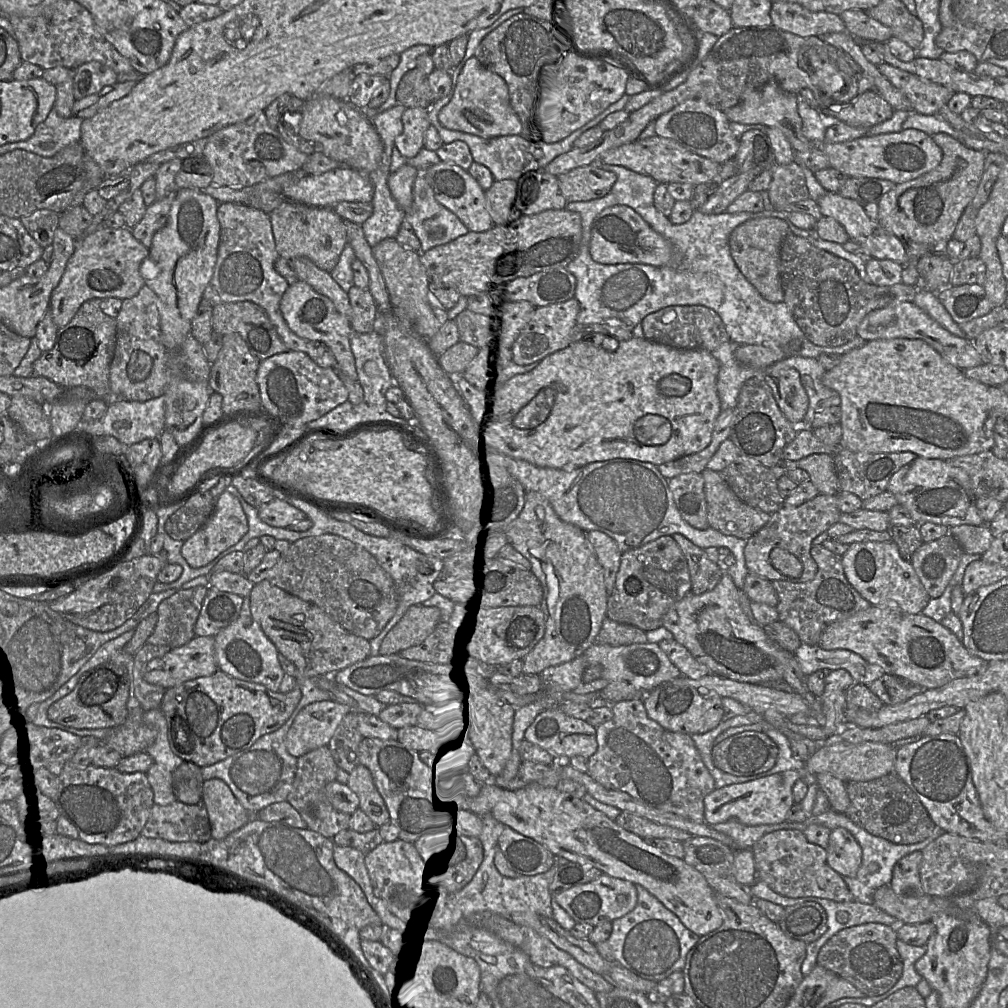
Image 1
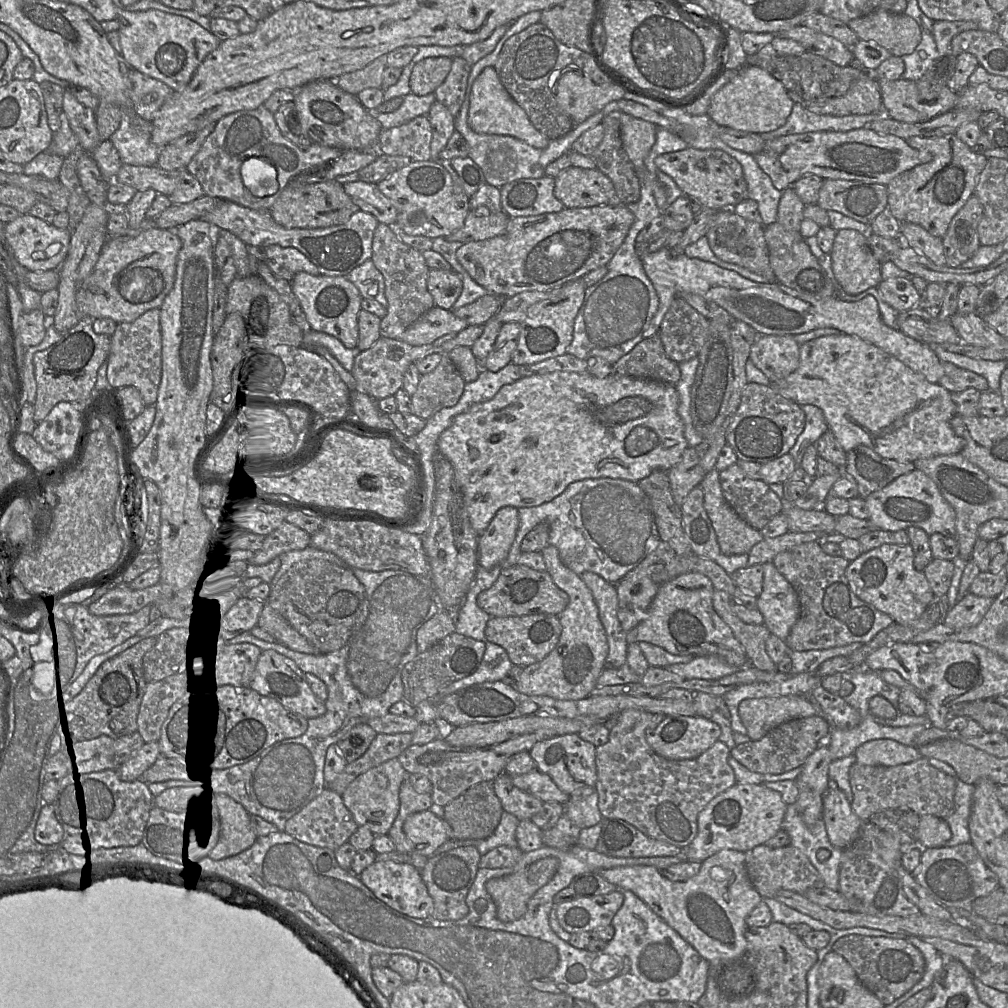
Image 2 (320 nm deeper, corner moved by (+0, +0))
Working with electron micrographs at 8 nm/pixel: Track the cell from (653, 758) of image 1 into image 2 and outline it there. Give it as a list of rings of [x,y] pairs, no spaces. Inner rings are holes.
[[[637,709],[617,716],[609,740],[596,747],[598,808],[603,819],[621,819],[645,835],[680,848],[687,847],[698,832],[698,815],[717,795],[736,784],[728,763],[731,750],[720,740],[696,758],[670,760],[656,754],[646,741],[646,730],[665,717]]]

